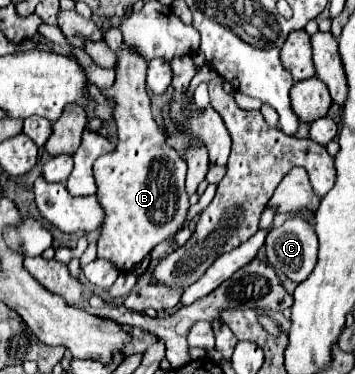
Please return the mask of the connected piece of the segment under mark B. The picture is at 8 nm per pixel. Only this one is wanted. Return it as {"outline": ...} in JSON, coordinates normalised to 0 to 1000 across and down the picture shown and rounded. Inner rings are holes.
{"outline":[[[358,112],[341,118],[324,171],[324,225],[285,251],[318,267],[313,310],[330,337],[330,396],[262,439],[273,535],[296,567],[273,690],[324,706],[335,727],[369,727],[454,642],[487,631],[521,594],[532,535],[521,513],[527,433],[465,385],[465,358],[425,310],[408,241],[414,160]]]}

